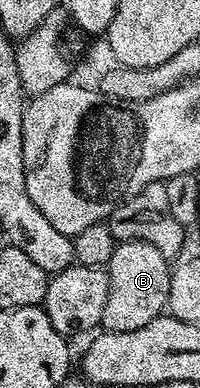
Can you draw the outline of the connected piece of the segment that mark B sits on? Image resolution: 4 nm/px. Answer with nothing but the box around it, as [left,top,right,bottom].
[100,239,172,333]

